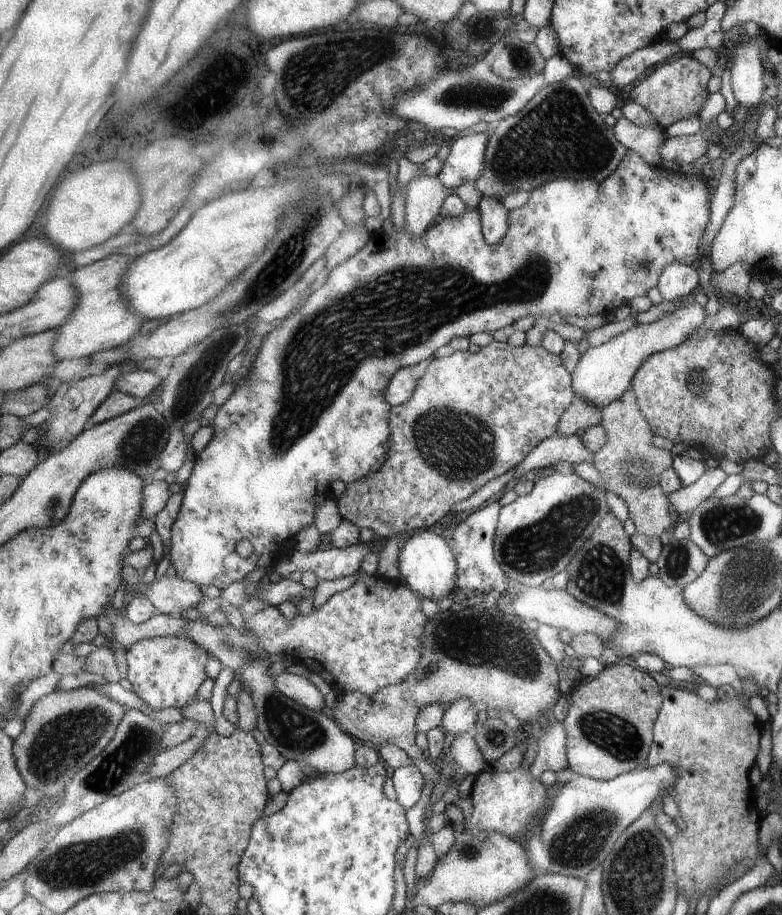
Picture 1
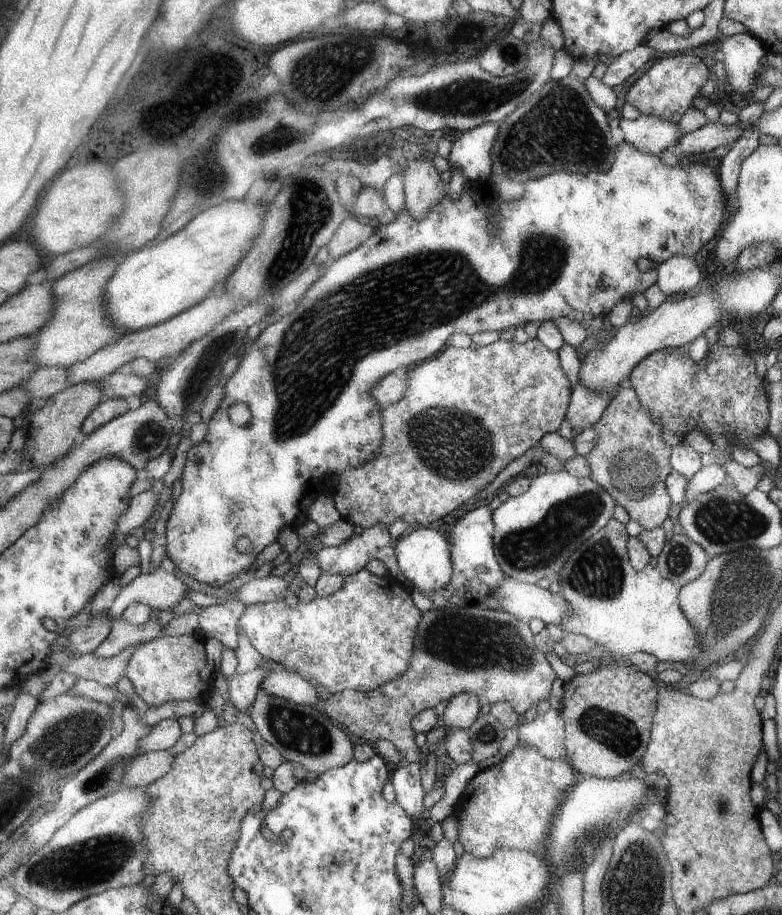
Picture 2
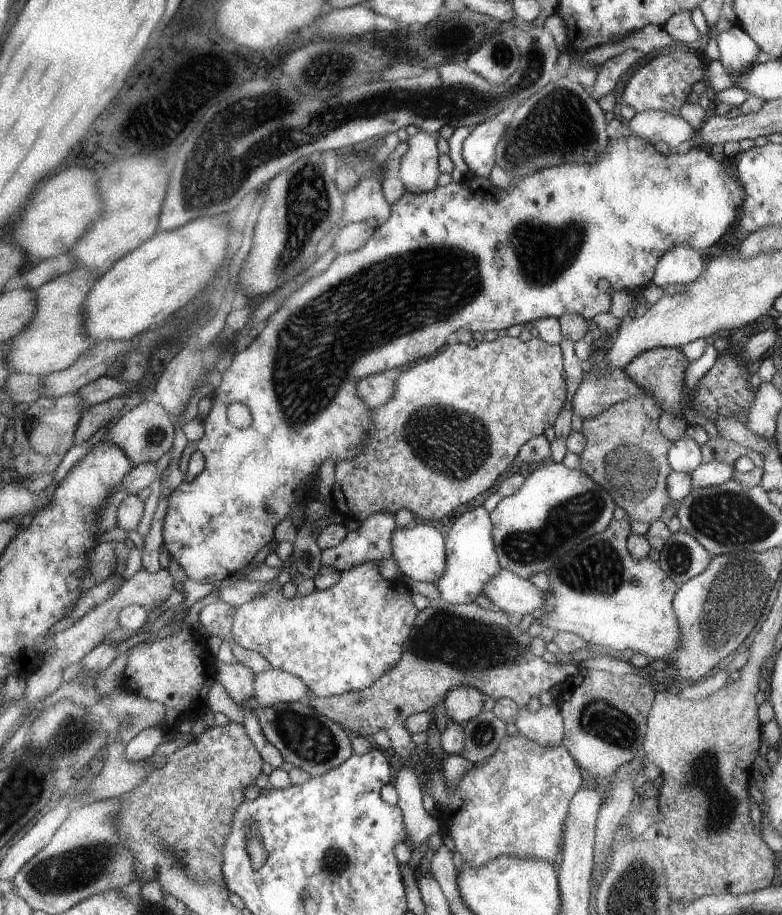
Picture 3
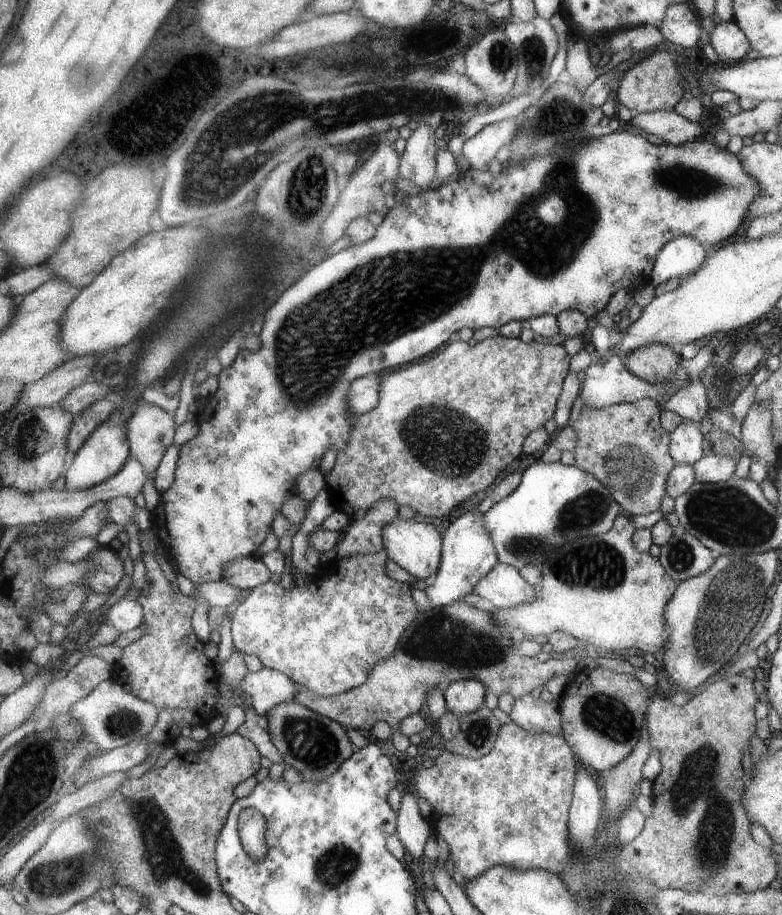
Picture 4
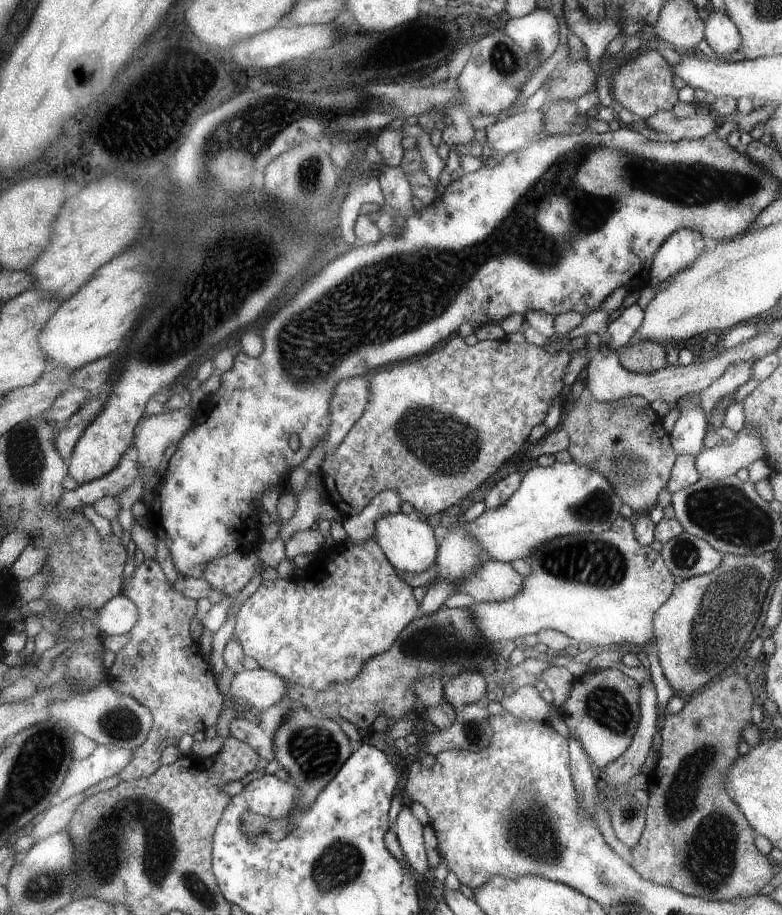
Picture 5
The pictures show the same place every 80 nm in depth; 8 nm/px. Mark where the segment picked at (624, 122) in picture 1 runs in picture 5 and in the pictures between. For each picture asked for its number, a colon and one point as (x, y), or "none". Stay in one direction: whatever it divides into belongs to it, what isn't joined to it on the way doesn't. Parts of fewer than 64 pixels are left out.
2: (650, 134)
3: (650, 126)
4: (674, 129)
5: (695, 127)

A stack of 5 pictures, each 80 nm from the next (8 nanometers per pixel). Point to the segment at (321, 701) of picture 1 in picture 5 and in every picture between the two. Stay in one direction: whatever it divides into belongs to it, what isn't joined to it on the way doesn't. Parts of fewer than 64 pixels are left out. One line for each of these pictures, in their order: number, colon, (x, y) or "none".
2: (288, 684)
3: (273, 686)
4: (267, 687)
5: (262, 688)

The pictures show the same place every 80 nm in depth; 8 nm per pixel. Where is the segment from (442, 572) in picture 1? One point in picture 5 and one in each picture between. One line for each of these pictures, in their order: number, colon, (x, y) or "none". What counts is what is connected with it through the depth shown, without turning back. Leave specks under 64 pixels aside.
2: (424, 555)
3: (420, 551)
4: (416, 546)
5: (412, 545)

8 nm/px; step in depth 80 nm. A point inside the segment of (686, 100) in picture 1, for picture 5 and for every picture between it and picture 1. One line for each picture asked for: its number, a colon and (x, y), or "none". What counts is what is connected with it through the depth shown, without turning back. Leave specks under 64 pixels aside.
2: (666, 90)
3: (662, 84)
4: (652, 84)
5: (643, 86)

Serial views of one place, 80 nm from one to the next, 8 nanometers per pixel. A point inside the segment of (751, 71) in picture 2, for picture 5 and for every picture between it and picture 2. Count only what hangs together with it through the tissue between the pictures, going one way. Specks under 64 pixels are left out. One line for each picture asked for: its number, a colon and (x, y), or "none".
3: (737, 51)
4: (730, 44)
5: (721, 35)

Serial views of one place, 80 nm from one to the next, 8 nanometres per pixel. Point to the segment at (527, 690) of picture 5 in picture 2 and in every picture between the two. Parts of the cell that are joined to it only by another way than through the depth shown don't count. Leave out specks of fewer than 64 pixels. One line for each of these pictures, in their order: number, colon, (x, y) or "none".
2: (547, 733)
3: (546, 725)
4: (535, 715)

